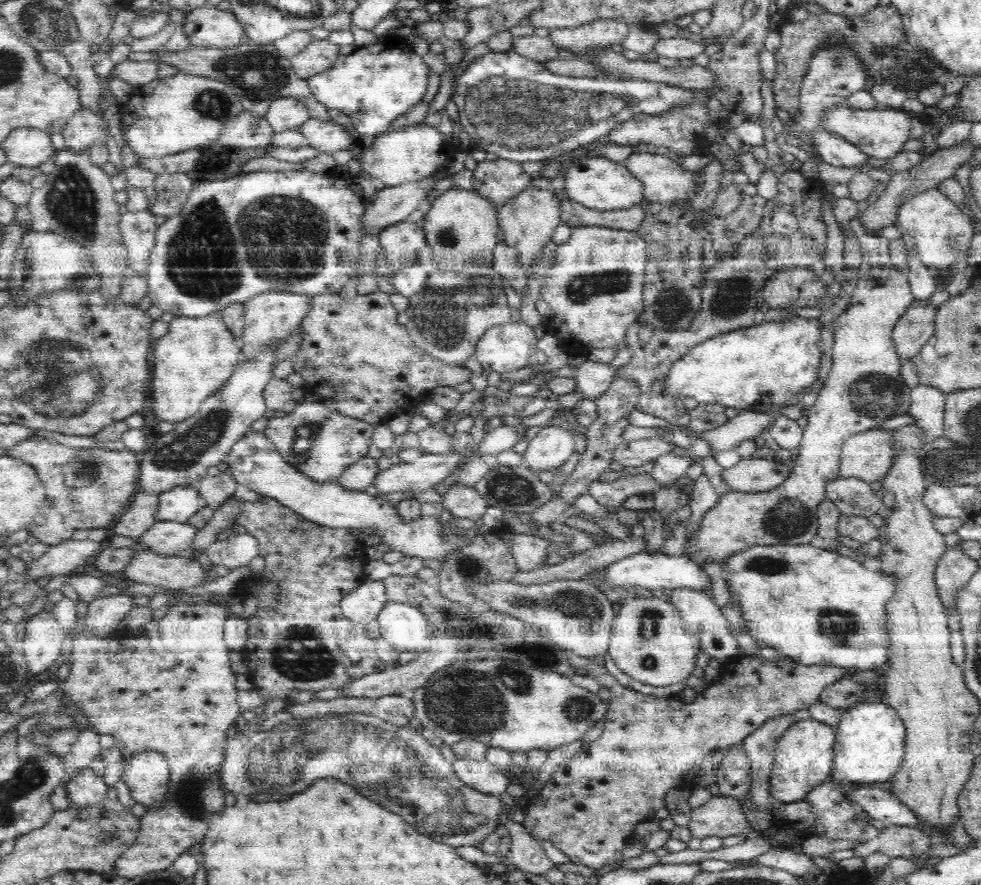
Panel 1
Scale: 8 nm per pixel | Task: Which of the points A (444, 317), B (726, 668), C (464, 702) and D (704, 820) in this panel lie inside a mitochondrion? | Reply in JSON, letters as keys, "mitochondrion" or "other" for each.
{"A":"mitochondrion","B":"other","C":"mitochondrion","D":"other"}

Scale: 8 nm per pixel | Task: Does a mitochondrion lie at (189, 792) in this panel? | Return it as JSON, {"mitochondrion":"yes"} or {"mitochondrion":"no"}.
{"mitochondrion":"yes"}

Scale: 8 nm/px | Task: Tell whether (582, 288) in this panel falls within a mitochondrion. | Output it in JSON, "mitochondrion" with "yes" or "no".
{"mitochondrion":"yes"}

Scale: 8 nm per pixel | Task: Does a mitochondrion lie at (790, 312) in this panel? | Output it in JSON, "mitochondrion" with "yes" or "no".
{"mitochondrion":"no"}

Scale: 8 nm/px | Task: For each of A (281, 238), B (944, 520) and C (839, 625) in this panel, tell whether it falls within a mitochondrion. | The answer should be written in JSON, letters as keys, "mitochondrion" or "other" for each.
{"A":"mitochondrion","B":"other","C":"mitochondrion"}

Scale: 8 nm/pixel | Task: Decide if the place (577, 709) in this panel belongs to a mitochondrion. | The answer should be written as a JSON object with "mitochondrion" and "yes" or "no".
{"mitochondrion":"yes"}

